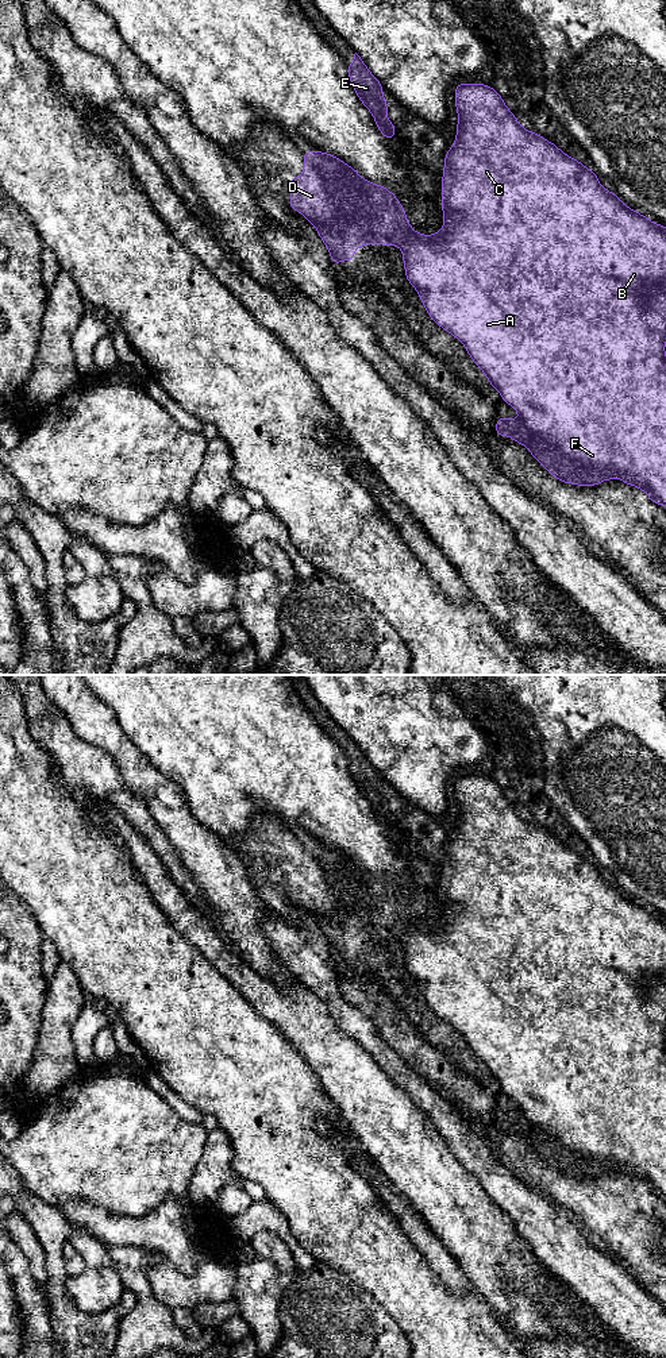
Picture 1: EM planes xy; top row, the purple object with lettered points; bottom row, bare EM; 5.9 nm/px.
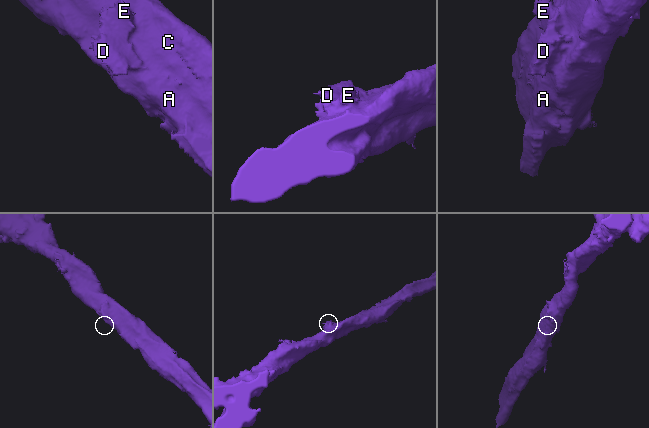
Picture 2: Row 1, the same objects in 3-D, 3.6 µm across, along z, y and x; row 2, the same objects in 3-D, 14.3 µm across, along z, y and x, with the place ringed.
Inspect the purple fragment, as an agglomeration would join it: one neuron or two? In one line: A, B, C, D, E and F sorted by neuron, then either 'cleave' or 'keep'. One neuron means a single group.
A B C E F / D | cleave

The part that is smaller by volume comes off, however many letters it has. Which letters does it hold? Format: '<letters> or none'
D

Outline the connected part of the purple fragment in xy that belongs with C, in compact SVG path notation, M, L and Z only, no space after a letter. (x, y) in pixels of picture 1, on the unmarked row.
M459 773L455 776L454 788L459 811L455 833L444 848L440 890L443 921L434 926L420 926L407 911L405 899L384 876L363 871L355 860L331 845L301 844L307 853L303 857L303 868L324 872L327 877L326 898L331 900L331 911L324 921L354 922L355 930L349 934L347 944L376 933L399 935L405 968L416 980L428 1007L465 1037L471 1052L489 1070L489 1076L494 1077L501 1089L520 1106L519 1111L497 1108L497 1127L509 1127L527 1138L531 1146L563 1174L593 1178L601 1172L620 1169L625 1176L646 1183L654 1195L666 1197L666 918L625 898L613 883L601 877L593 861L566 846L553 833L524 821L496 780L484 775Z

